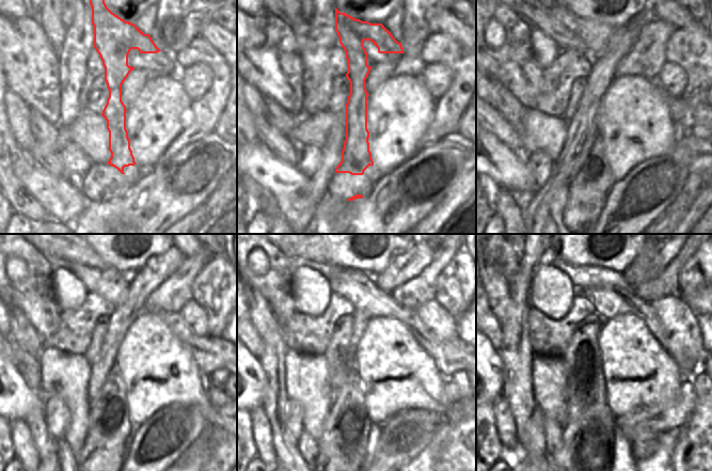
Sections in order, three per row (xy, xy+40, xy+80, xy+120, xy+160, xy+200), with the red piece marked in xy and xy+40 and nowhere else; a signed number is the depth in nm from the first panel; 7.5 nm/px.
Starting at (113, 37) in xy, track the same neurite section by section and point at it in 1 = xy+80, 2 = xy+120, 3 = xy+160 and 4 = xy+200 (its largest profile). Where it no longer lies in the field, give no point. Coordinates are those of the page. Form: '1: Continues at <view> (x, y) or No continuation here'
1: Continues at xy+80 (581, 212)
2: Continues at xy+120 (100, 451)
3: Continues at xy+160 (338, 451)
4: Continues at xy+200 (585, 451)

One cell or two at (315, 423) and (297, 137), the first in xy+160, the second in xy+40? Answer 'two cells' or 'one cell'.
one cell

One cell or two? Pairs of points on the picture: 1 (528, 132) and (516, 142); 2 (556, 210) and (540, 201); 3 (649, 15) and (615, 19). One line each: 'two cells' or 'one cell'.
1: two cells
2: two cells
3: two cells

